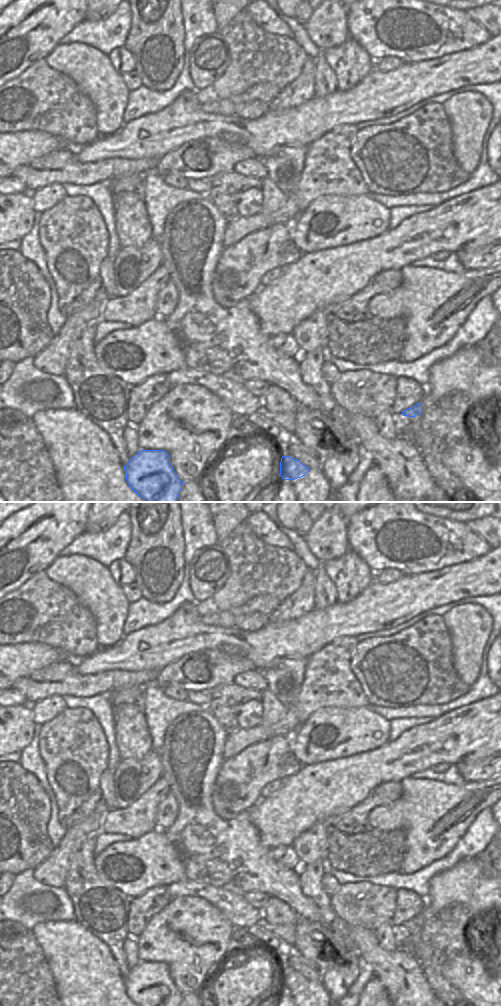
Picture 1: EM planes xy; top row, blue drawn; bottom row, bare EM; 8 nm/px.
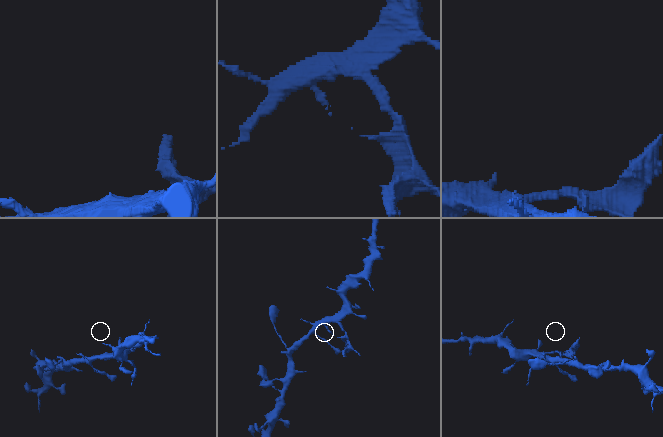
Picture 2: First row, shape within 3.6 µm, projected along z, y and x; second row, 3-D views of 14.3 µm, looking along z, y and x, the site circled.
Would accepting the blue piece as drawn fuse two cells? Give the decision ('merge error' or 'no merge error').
merge error

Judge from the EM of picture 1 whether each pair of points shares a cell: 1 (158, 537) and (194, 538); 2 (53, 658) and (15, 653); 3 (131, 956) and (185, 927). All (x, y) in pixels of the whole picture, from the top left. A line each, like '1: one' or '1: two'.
1: two
2: one
3: two

